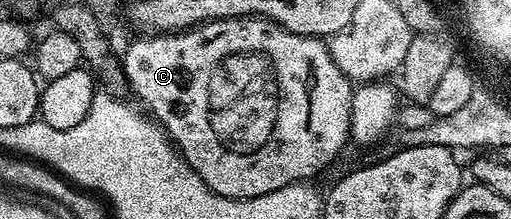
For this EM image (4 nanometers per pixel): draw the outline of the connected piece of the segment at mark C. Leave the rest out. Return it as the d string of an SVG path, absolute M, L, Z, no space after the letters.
M230 17L229 19L221 19L220 21L204 21L201 25L193 25L190 29L184 29L181 33L157 33L154 35L143 35L138 38L140 41L135 41L127 49L127 54L122 54L121 62L126 77L126 84L129 86L130 92L133 91L145 104L151 108L150 116L161 126L164 133L173 142L176 150L182 153L185 160L193 167L193 171L197 171L197 175L201 175L204 183L210 187L215 193L220 193L223 197L233 197L242 199L245 197L260 197L269 191L277 191L286 185L294 185L296 183L307 183L315 177L322 174L331 165L336 164L337 156L346 145L349 145L351 135L351 94L353 92L353 82L331 61L331 52L327 50L327 41L322 37L306 37L305 35L297 35L288 29L282 29L275 22L267 20L265 17Z

